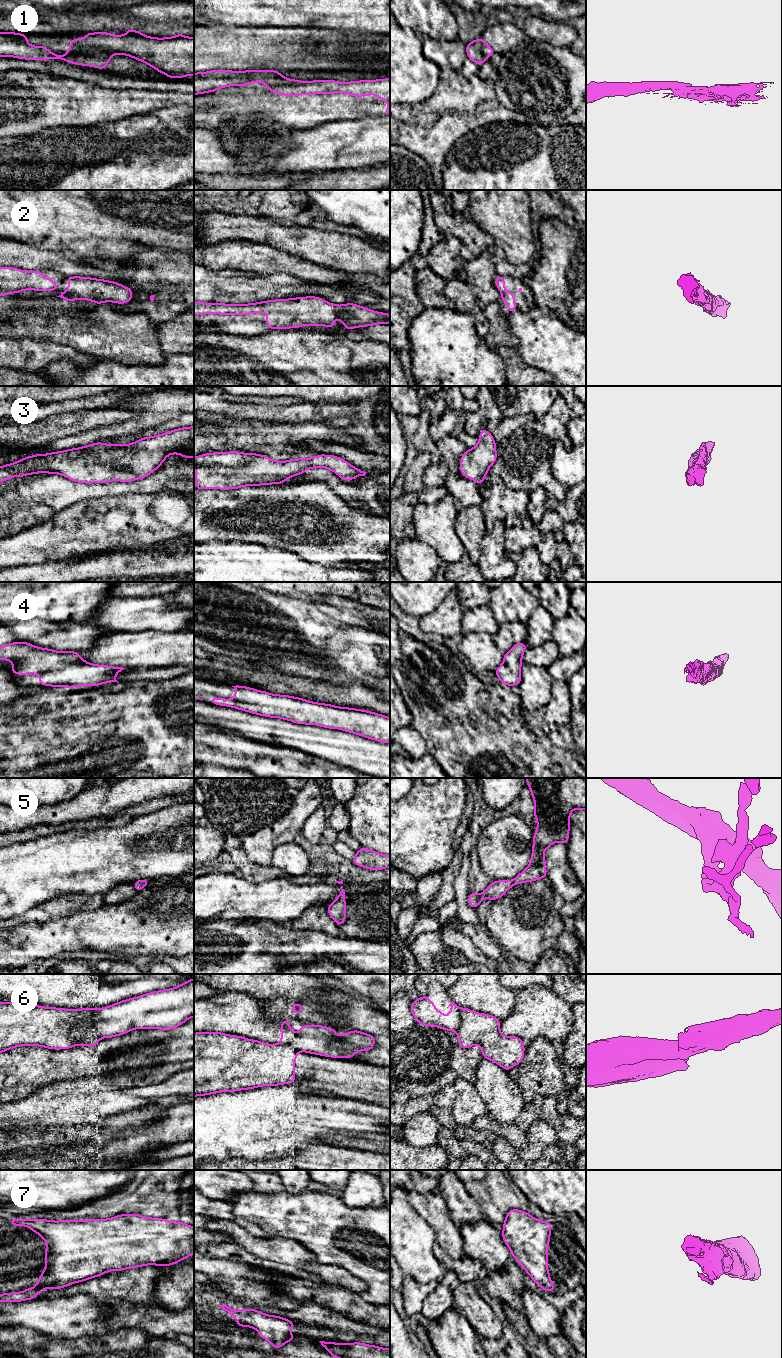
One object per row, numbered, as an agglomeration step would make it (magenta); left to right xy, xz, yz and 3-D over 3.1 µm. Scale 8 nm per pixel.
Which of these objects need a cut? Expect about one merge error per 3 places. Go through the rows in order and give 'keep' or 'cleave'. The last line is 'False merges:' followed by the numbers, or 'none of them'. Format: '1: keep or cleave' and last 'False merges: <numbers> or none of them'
1: cleave
2: keep
3: keep
4: keep
5: keep
6: cleave
7: keep
False merges: 1, 6

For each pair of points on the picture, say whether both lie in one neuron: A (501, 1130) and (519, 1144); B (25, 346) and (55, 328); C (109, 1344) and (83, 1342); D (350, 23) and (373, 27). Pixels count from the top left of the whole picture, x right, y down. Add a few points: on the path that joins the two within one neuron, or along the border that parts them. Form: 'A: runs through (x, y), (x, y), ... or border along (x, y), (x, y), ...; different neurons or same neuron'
A: runs through (505, 1131), (515, 1140); same neuron
B: border along (13, 337), (31, 337), (42, 340); different neurons
C: runs through (103, 1345), (89, 1344); same neuron
D: runs through (356, 23), (367, 23); same neuron

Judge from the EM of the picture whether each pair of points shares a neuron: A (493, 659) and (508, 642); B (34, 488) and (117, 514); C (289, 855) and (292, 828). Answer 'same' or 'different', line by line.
A: different
B: different
C: different

